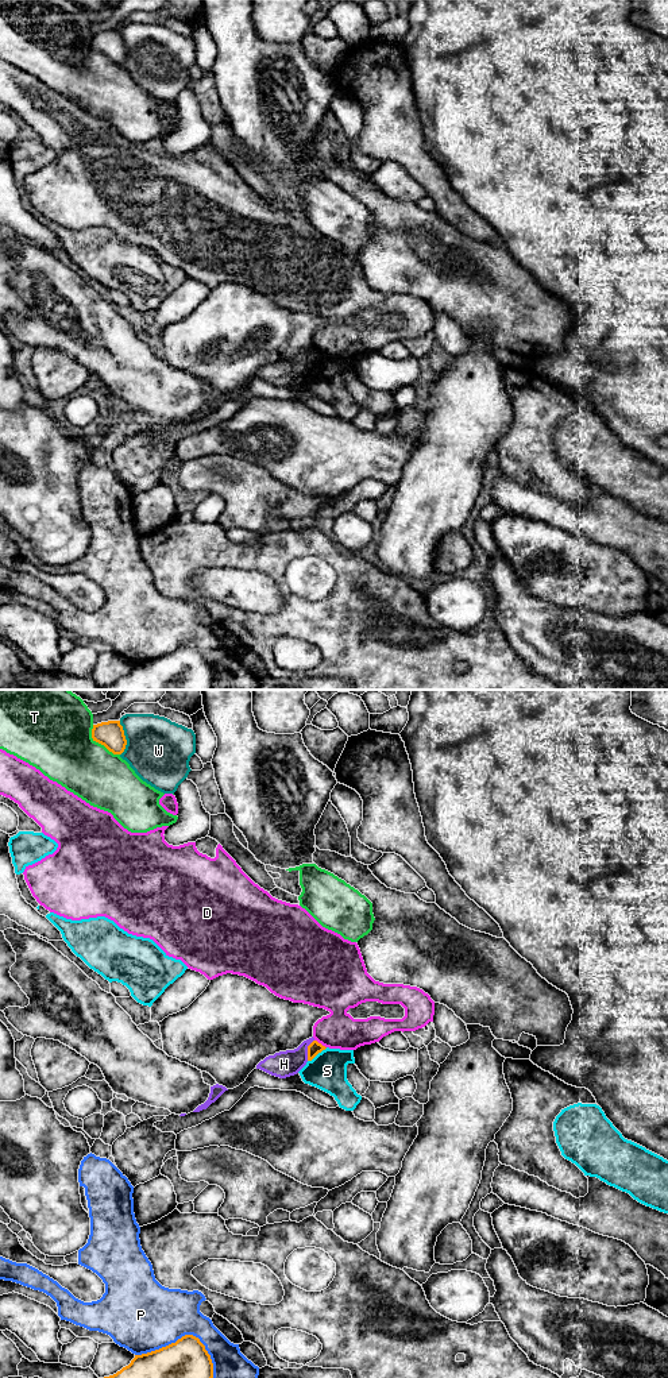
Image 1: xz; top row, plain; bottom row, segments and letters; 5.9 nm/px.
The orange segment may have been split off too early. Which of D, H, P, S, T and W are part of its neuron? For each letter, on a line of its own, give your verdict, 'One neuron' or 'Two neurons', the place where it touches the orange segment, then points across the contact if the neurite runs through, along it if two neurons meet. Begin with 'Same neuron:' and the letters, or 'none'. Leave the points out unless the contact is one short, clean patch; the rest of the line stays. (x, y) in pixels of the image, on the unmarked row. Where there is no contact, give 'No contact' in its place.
Same neuron: none
D: Two neurons. Touches orange at xz (320, 352)
H: Two neurons. Touches orange at xz (308, 359). Boundary: xz (313, 348), (308, 355), (307, 369)
P: Two neurons. Touches orange at xz (186, 644)
S: Two neurons. Touches orange at xz (317, 362)
T: Two neurons. Touches orange at xz (100, 51)
W: Two neurons. Touches orange at xz (124, 47)

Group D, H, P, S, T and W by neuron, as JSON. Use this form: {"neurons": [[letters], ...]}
{"neurons": [["D"], ["H"], ["P"], ["S"], ["T"], ["W"]]}

